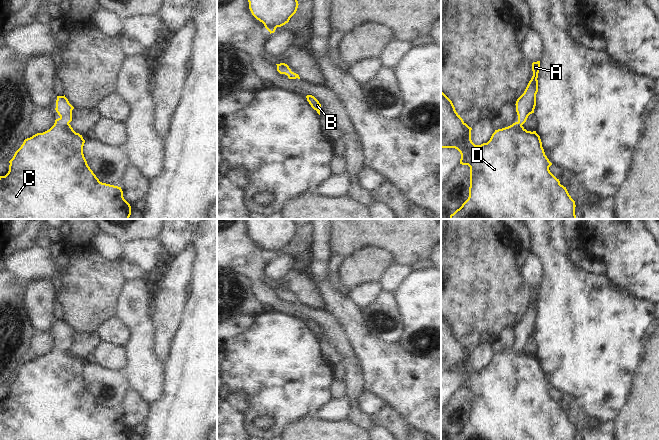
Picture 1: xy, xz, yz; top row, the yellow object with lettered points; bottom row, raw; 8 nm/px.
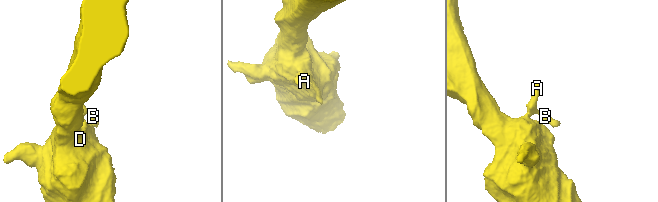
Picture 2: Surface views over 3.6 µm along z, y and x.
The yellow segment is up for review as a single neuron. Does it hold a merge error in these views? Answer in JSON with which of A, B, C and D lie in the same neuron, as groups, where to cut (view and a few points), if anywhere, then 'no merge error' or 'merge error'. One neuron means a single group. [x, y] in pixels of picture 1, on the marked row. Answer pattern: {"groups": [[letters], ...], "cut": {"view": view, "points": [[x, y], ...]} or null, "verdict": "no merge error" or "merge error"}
{"groups": [["A", "B", "C", "D"]], "cut": null, "verdict": "no merge error"}

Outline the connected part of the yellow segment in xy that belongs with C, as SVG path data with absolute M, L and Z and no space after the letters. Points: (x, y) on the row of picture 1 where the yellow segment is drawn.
M65 95L57 96L55 110L60 117L55 120L54 125L49 130L25 139L21 147L15 152L13 158L9 161L8 173L5 176L0 176L0 219L129 219L131 206L124 199L121 187L100 182L88 166L83 154L85 140L69 124L72 121L73 109L74 107L69 103Z

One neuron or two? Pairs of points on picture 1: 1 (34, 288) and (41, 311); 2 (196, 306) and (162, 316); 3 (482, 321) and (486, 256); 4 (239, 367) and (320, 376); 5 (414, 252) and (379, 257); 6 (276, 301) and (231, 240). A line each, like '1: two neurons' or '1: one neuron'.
1: one neuron
2: two neurons
3: one neuron
4: one neuron
5: two neurons
6: one neuron

